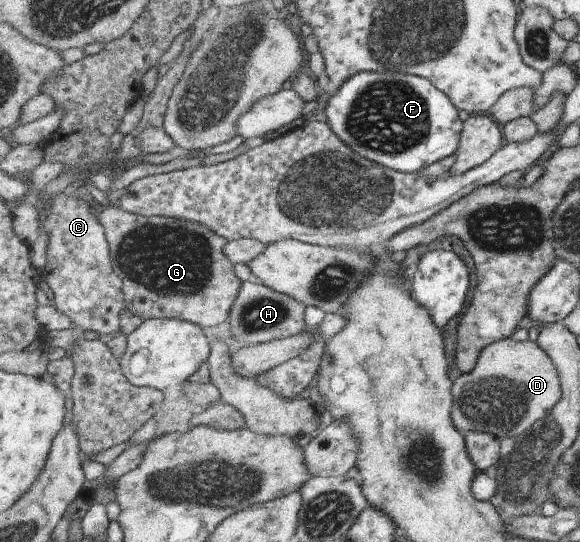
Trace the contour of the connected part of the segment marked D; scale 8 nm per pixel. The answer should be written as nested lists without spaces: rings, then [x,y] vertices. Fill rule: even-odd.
[[[508,337],[488,345],[483,350],[474,371],[463,373],[456,379],[454,388],[456,404],[455,423],[464,434],[472,431],[492,433],[498,438],[512,437],[514,440],[526,434],[537,422],[549,418],[550,410],[562,400],[562,380],[551,355],[538,342],[518,341]]]

